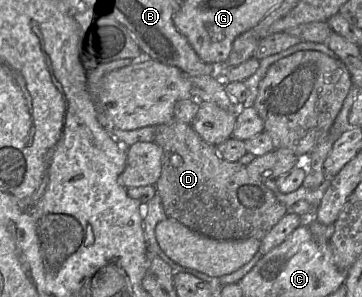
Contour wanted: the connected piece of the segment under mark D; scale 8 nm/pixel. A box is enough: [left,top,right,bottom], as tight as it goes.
[152,119,287,240]

